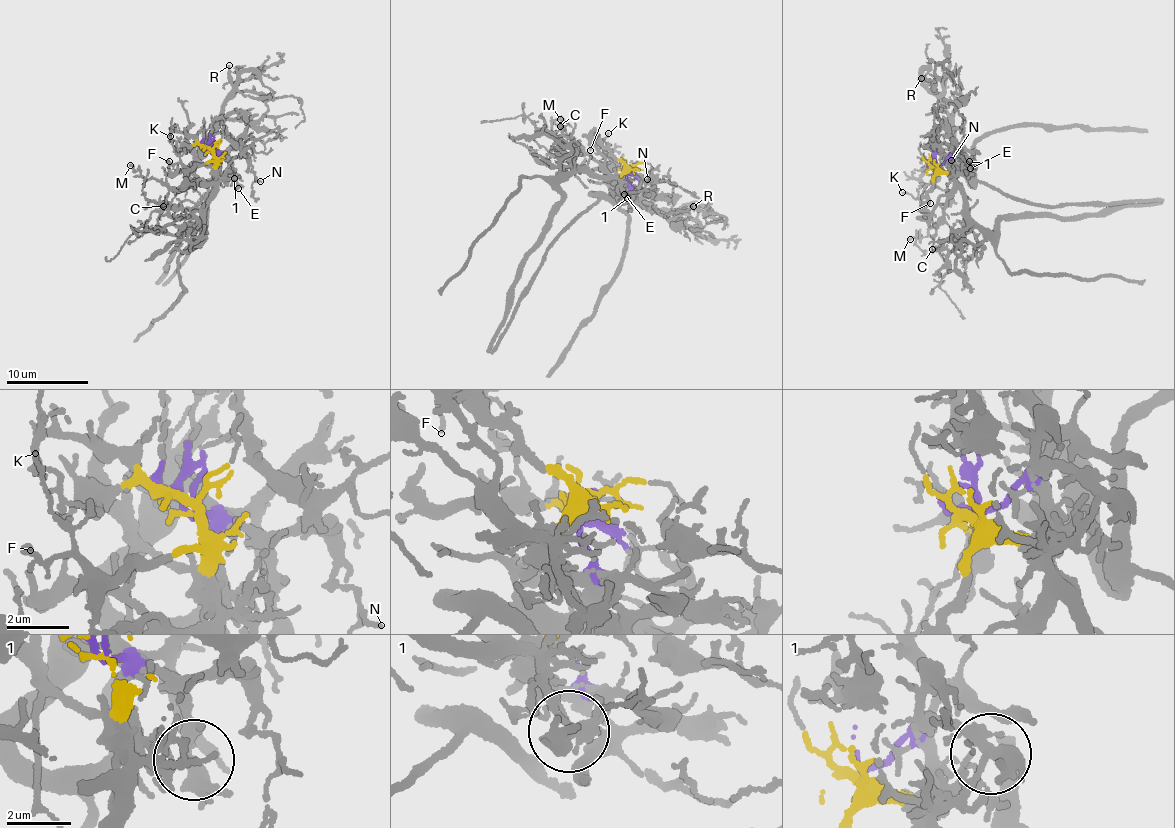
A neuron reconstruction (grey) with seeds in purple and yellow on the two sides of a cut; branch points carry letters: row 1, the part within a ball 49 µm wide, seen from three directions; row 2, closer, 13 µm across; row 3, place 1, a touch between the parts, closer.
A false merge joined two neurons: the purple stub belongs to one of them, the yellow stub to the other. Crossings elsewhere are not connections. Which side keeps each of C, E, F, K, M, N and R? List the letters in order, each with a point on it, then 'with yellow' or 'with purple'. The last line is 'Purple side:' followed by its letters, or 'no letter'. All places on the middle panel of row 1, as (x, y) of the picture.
C: place (560, 126); with yellow
E: place (624, 194); with purple
F: place (590, 150); with yellow
K: place (608, 133); with yellow
M: place (560, 119); with yellow
N: place (647, 179); with purple
R: place (693, 206); with purple
Purple side: E, N, R

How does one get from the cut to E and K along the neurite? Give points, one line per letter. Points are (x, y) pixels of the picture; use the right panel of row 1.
E: (937, 165), (959, 155), (971, 163), (971, 168)
K: (937, 165), (919, 198), (902, 192)

